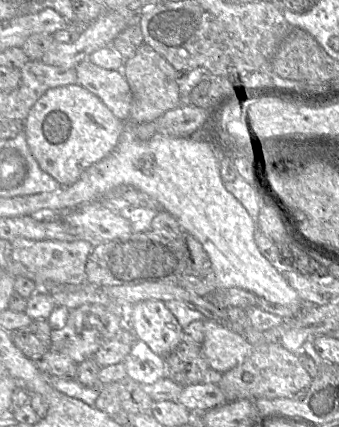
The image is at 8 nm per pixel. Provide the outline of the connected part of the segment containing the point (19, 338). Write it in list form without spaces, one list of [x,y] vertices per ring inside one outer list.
[[[33,320],[31,324],[11,334],[13,344],[29,359],[36,359],[51,347],[51,327],[47,320]]]

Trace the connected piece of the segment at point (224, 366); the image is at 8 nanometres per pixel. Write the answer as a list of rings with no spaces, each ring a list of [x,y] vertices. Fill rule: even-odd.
[[[204,319],[202,353],[208,365],[222,374],[242,364],[254,346],[240,333]]]

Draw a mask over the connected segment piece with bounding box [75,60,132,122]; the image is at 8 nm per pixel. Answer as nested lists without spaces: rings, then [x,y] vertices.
[[[89,60],[77,65],[77,84],[96,95],[120,120],[130,119],[132,92],[122,70],[108,70]]]

